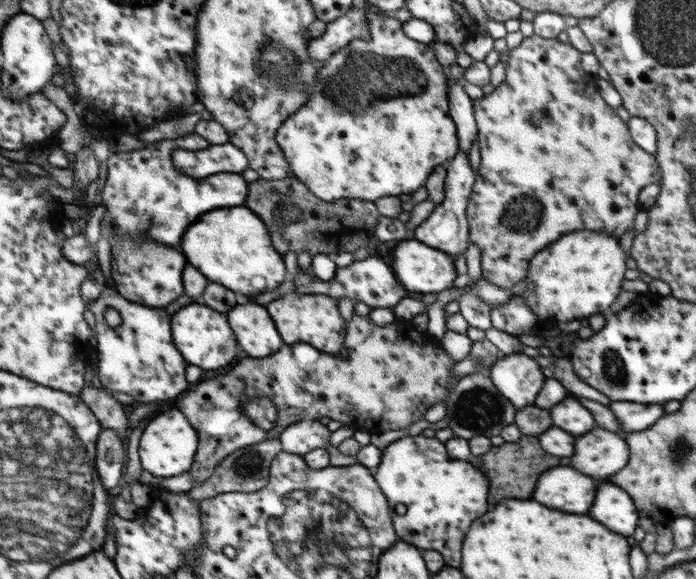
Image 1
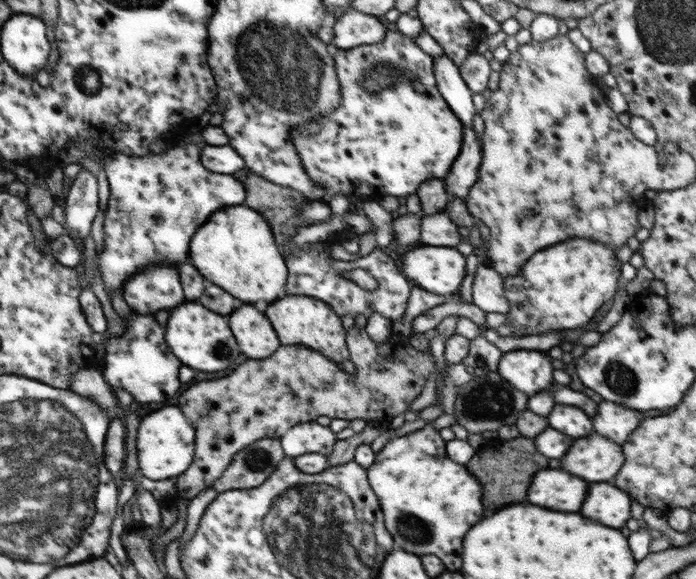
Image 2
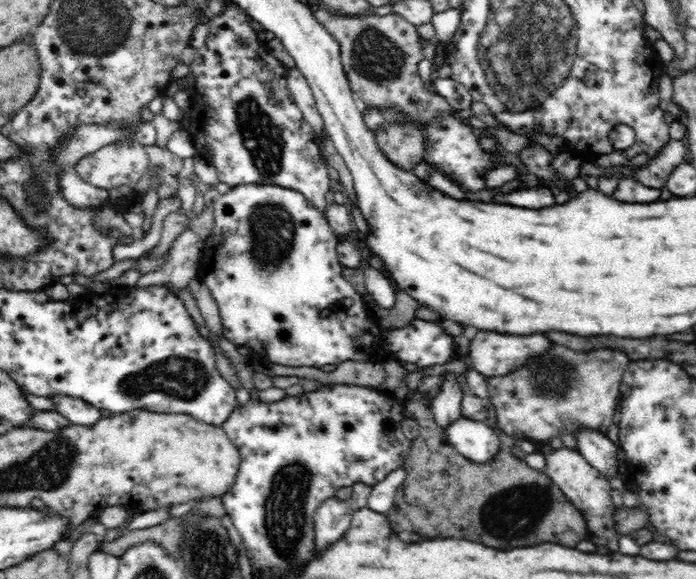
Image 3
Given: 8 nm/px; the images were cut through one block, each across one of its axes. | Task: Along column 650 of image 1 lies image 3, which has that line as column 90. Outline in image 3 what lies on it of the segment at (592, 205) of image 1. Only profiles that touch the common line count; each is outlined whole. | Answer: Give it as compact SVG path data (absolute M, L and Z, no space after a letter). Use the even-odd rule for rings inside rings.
M136 140L118 141L120 144L110 143L74 165L82 180L107 191L123 184L135 188L149 168L146 148Z

